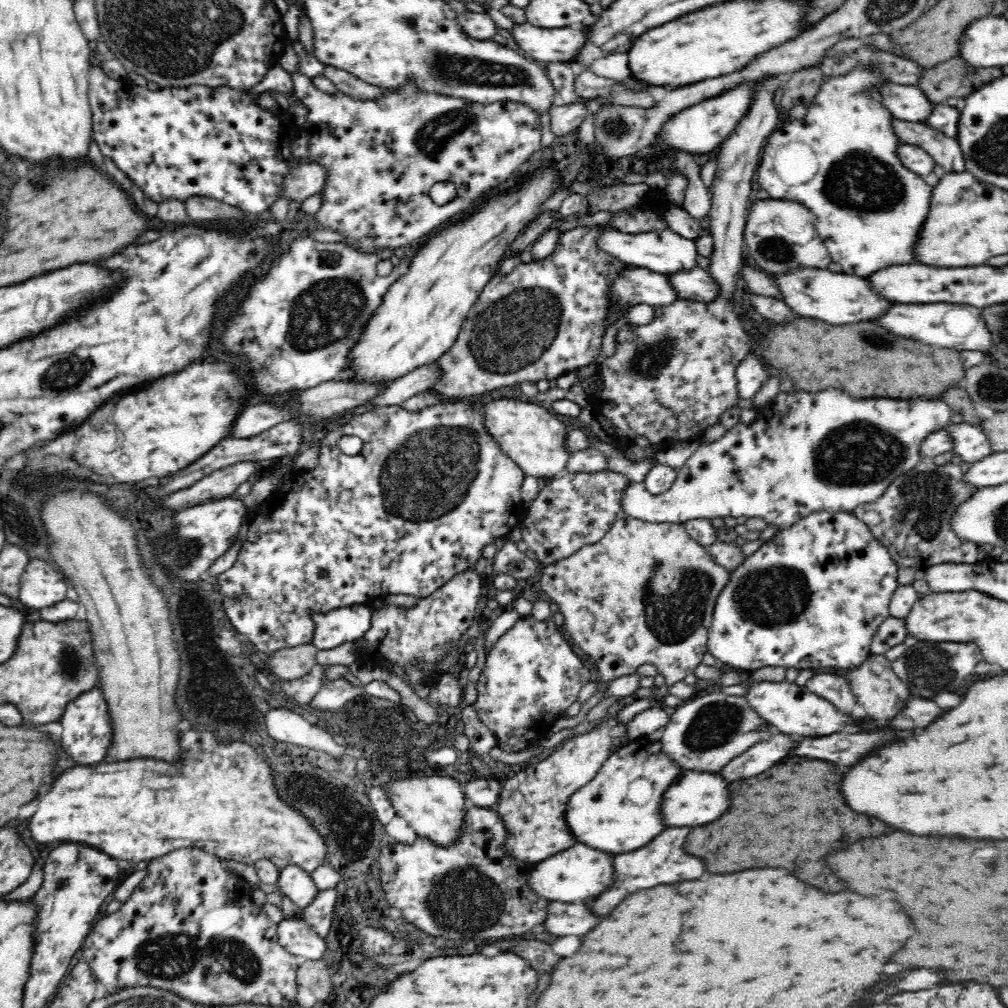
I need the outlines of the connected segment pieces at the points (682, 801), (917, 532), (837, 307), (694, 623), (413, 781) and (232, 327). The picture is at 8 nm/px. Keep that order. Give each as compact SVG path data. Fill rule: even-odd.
M684 771L682 778L670 786L664 794L662 812L668 826L696 826L702 828L708 822L720 818L731 806L729 783L718 773L700 771Z
M922 460L905 475L898 476L894 483L874 502L861 504L855 508L855 516L858 517L868 528L872 535L886 545L888 553L899 567L910 567L915 570L926 570L936 564L962 563L972 564L977 561L979 545L971 540L962 540L955 535L951 527L952 517L955 512L964 504L978 488L966 483L965 474L960 469L958 462L945 465L930 464L928 460Z
M804 268L798 272L778 275L778 289L784 295L785 303L800 317L820 319L830 324L854 324L862 320L876 320L882 316L894 302L878 296L868 280L848 276L848 274L834 274L830 270L818 268Z
M628 516L614 523L596 544L580 547L578 552L572 556L542 566L540 572L542 590L547 599L557 602L560 606L560 612L564 616L566 633L574 639L581 650L591 656L600 678L604 680L605 684L618 678L618 676L636 673L636 668L640 664L654 664L657 672L665 676L668 687L671 687L678 680L684 680L689 674L695 674L696 667L702 662L703 656L707 653L708 628L712 624L716 599L731 577L731 571L716 564L712 555L707 551L707 547L698 544L698 541L695 541L687 533L684 524L651 523Z
M432 775L430 777L408 778L404 780L392 780L385 784L385 789L394 805L397 816L406 819L406 822L416 831L416 834L430 839L434 845L447 847L459 841L465 831L467 810L471 803L465 798L463 787L456 779L448 776Z
M311 237L298 239L290 246L290 252L272 263L269 274L250 288L246 300L232 314L222 336L224 348L226 352L238 352L244 358L250 358L248 364L258 396L274 396L290 390L301 392L332 380L338 372L350 368L352 348L362 340L363 328L382 304L390 286L401 278L404 268L400 266L400 258L392 254L392 249L366 253L340 242L325 244ZM380 260L390 260L394 264L390 276L378 276L376 265Z

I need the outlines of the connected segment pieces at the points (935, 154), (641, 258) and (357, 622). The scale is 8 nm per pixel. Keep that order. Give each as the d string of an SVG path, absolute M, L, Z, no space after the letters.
M893 120L896 136L901 144L914 144L923 148L936 165L942 165L946 173L966 171L965 160L959 142L926 123Z
M612 228L612 230L606 230L606 232L600 236L598 245L600 245L602 251L608 253L610 256L616 257L626 265L646 268L658 275L674 276L674 274L690 272L690 270L698 268L698 254L695 242L687 240L670 230L628 235Z
M352 604L320 614L310 612L310 619L315 622L313 645L317 650L328 650L344 642L362 638L371 627L374 608L367 604Z

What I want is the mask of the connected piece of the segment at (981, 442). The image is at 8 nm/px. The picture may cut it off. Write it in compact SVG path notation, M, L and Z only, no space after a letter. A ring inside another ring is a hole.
M966 422L946 427L954 441L954 454L957 461L980 462L993 452L986 433L980 427Z

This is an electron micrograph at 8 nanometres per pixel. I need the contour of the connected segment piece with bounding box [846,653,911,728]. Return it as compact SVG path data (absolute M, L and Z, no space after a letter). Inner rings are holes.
M872 653L860 666L853 667L846 675L858 702L859 712L874 719L874 722L879 722L880 725L876 725L875 728L888 728L889 722L904 710L904 705L911 698L907 685L894 674L890 661L882 654ZM876 663L882 665L883 670L880 674L872 670L872 664Z

